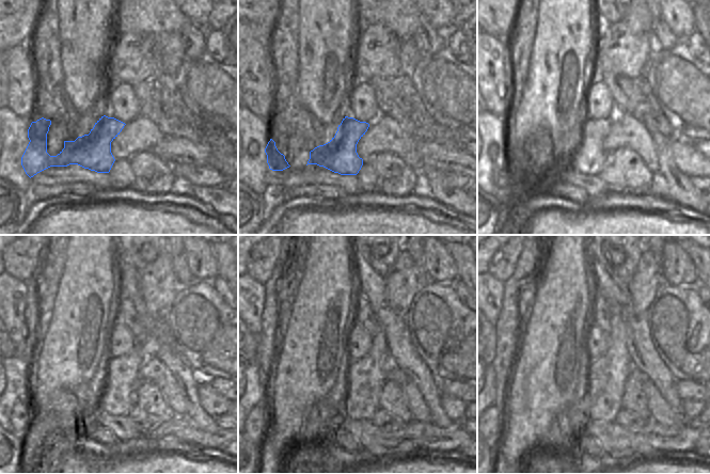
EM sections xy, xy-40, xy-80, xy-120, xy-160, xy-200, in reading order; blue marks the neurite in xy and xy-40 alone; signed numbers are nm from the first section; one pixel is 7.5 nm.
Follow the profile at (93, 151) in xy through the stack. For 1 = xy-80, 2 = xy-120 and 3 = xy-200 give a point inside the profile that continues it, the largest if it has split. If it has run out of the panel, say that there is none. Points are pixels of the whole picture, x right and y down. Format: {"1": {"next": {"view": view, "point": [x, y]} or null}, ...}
{"1": {"next": {"view": "xy-80", "point": [588, 157]}}, "2": {"next": {"view": "xy-120", "point": [117, 392]}}, "3": {"next": {"view": "xy-200", "point": [606, 376]}}}

